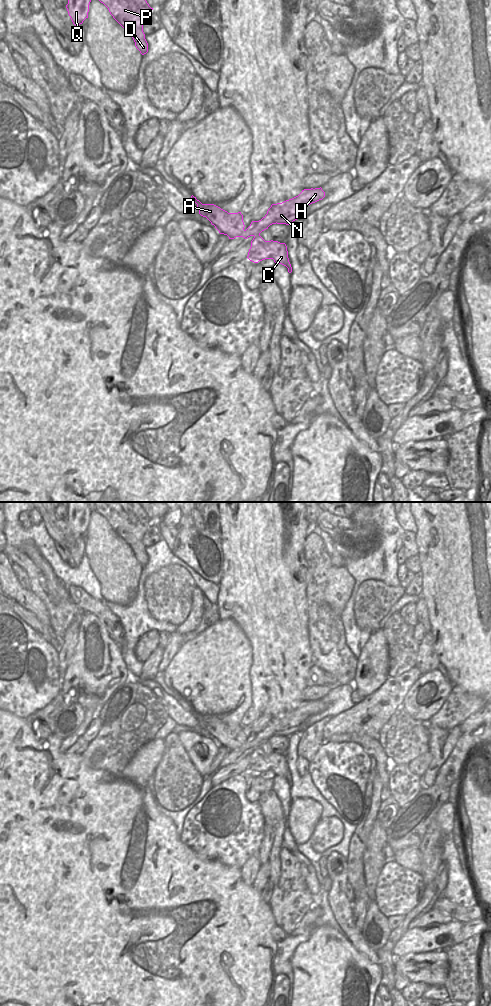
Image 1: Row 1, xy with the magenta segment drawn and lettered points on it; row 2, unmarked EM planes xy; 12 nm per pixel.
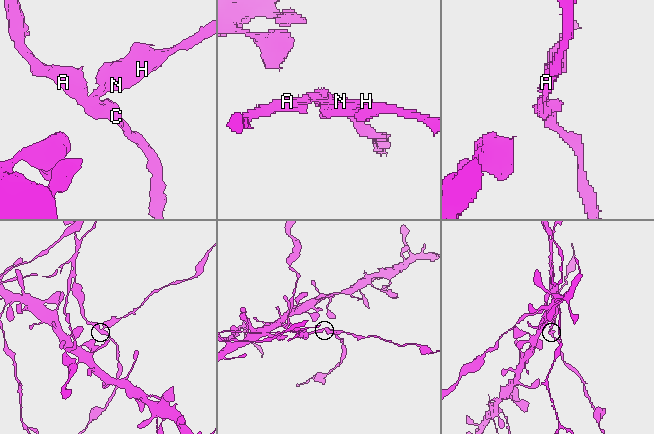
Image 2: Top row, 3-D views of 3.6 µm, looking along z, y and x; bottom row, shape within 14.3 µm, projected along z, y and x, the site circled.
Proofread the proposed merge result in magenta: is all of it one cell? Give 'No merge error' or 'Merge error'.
Merge error

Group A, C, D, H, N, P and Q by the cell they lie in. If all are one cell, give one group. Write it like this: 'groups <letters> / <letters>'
groups A C D P Q / H N

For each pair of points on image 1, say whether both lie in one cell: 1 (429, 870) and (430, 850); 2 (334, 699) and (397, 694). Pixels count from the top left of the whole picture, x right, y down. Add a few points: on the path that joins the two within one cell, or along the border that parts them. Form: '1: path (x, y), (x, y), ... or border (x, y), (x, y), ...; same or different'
1: path (429, 865), (430, 855); same
2: border (354, 704), (333, 717); different

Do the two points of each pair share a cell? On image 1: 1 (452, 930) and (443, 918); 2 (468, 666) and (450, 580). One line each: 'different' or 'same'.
1: different
2: same

